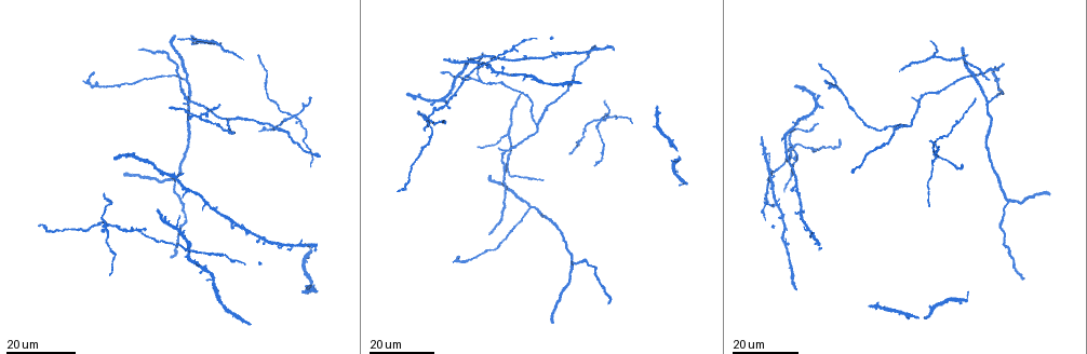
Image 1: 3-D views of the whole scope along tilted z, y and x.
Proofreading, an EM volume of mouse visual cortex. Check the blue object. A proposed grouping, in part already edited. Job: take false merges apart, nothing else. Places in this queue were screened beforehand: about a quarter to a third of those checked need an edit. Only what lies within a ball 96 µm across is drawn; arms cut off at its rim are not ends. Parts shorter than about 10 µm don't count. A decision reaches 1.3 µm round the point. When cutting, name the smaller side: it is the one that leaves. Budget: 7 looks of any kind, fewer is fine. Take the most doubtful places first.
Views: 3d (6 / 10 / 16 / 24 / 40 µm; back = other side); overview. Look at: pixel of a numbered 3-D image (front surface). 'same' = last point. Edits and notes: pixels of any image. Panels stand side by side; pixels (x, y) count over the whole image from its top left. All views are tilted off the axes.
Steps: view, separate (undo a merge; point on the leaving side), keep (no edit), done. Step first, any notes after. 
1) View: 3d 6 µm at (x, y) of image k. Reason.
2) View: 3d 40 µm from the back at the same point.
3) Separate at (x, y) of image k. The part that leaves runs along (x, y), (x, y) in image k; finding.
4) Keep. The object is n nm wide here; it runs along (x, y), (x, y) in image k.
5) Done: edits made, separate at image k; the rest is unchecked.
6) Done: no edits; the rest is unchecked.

View: 3d 16 µm at (601, 119) of image 1. Four or more arms meet.

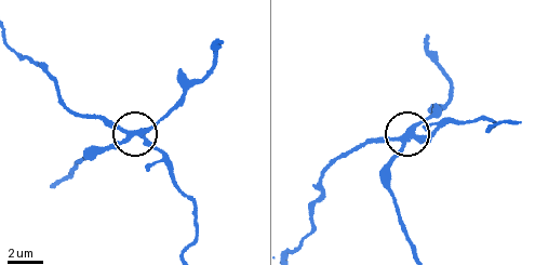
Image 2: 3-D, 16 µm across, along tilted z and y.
View: 3d 10 µm at (403, 142) of image 2.

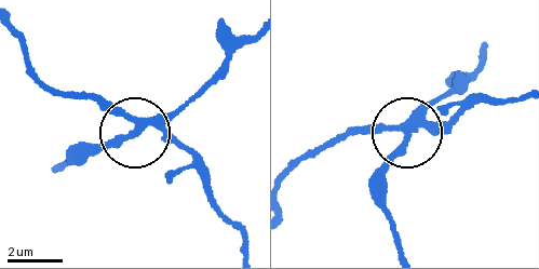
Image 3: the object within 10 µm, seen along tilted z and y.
Separate at (118, 147) of image 3. The part that leaves runs along (412, 122), (382, 204), (401, 250) in image 3; a second cell is stuck on.

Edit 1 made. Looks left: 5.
View: 3d 24 µm at (197, 116) of image 1.

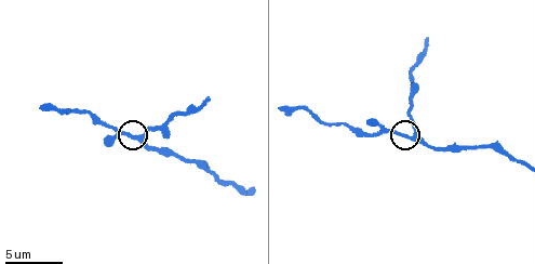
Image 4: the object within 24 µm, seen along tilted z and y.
View: 3d 10 µm at (403, 135) of image 4.

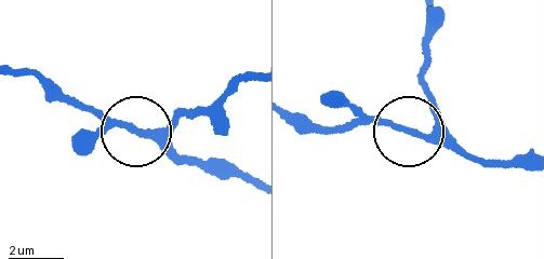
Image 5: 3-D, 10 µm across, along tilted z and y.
Keep. It runs along (397, 131), (406, 131), (367, 119), (337, 94) in image 5; continuous, no second cell.

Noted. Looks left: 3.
View: 3d 16 µm at (972, 73) of image 1.

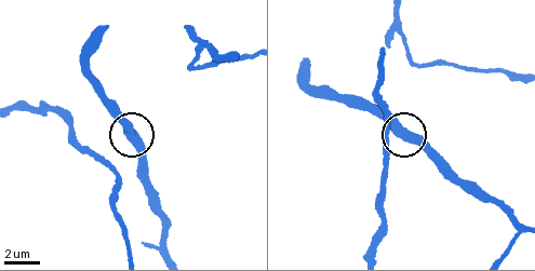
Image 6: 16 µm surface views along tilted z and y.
View: 3d 6 µm at (138, 137) of image 6.

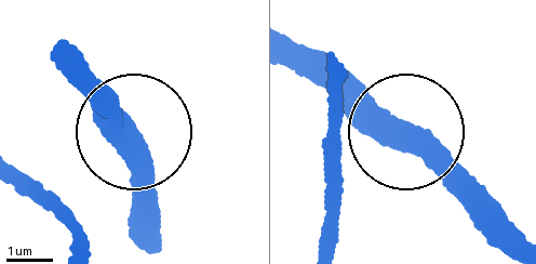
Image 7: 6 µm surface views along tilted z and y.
Keep. The side arm is 77 µm long; all the same cell.

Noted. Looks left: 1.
Done: edits made, separate at image 3; the rest is unchecked.

